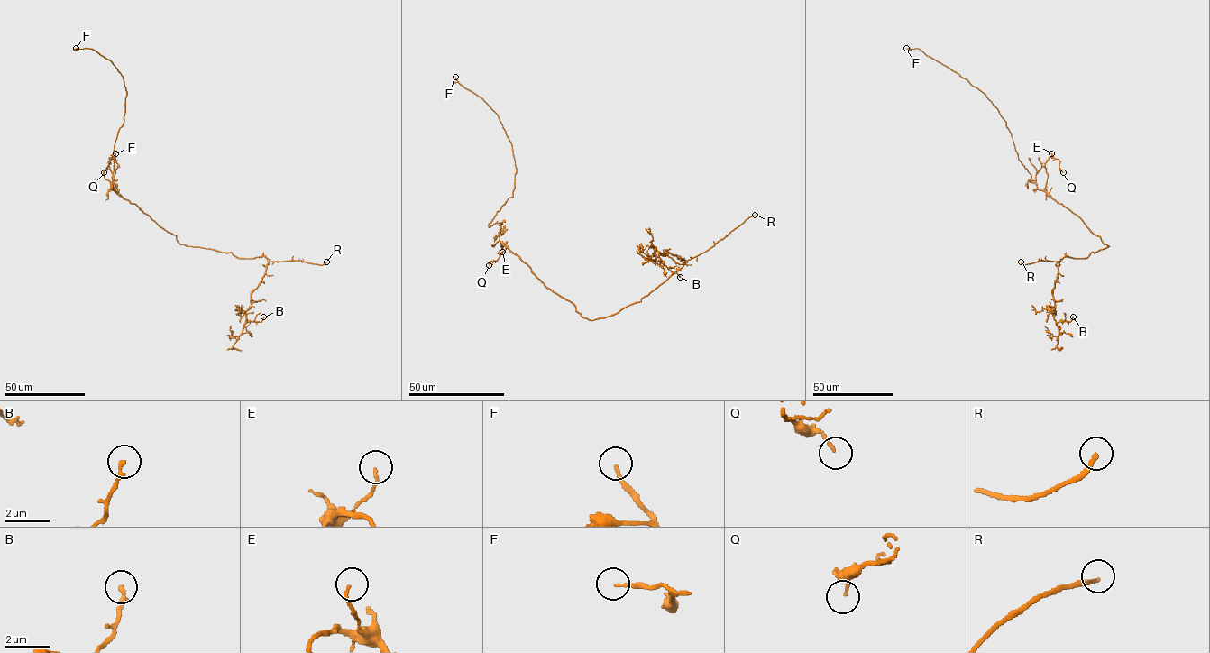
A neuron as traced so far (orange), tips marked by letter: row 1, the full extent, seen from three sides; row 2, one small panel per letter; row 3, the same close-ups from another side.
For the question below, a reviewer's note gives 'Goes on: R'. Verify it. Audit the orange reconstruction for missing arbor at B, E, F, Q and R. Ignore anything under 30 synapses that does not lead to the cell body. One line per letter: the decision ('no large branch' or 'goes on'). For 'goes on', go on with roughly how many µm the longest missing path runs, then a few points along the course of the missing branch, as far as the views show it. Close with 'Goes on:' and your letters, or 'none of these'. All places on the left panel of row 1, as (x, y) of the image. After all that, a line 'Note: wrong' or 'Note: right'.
B: no large branch
E: no large branch
F: goes on; missing 20 µm
Q: no large branch
R: goes on; missing 30 µm
Goes on: F, R
Note: wrong

